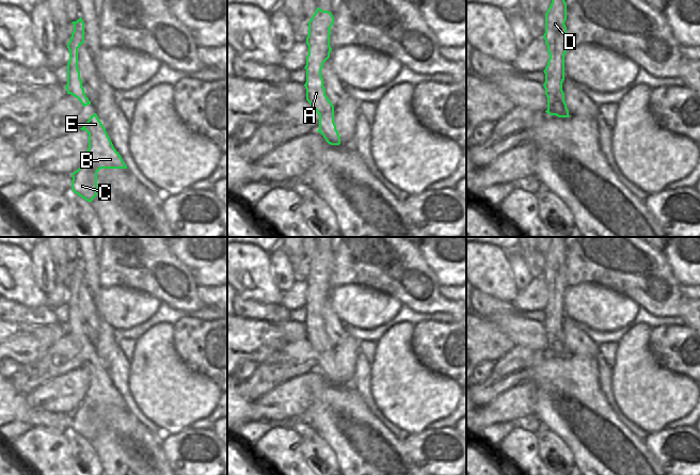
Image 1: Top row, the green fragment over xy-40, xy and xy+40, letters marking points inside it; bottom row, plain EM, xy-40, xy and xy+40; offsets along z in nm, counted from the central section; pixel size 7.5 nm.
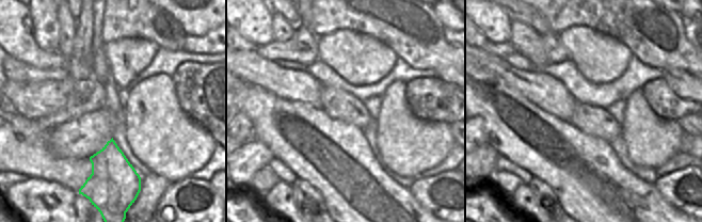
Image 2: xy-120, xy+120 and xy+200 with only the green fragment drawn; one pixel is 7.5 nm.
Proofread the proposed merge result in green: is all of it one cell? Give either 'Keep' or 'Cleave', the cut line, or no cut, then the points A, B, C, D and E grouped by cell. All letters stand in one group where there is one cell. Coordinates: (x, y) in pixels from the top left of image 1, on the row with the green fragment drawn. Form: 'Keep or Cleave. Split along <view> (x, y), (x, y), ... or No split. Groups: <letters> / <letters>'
Keep. No split. Groups: A B C D E

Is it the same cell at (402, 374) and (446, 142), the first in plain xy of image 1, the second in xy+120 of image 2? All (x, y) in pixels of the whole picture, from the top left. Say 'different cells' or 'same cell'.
same cell

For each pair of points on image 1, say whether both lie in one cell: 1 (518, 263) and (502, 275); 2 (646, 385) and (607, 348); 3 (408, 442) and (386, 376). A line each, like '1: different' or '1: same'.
1: different
2: different
3: different

